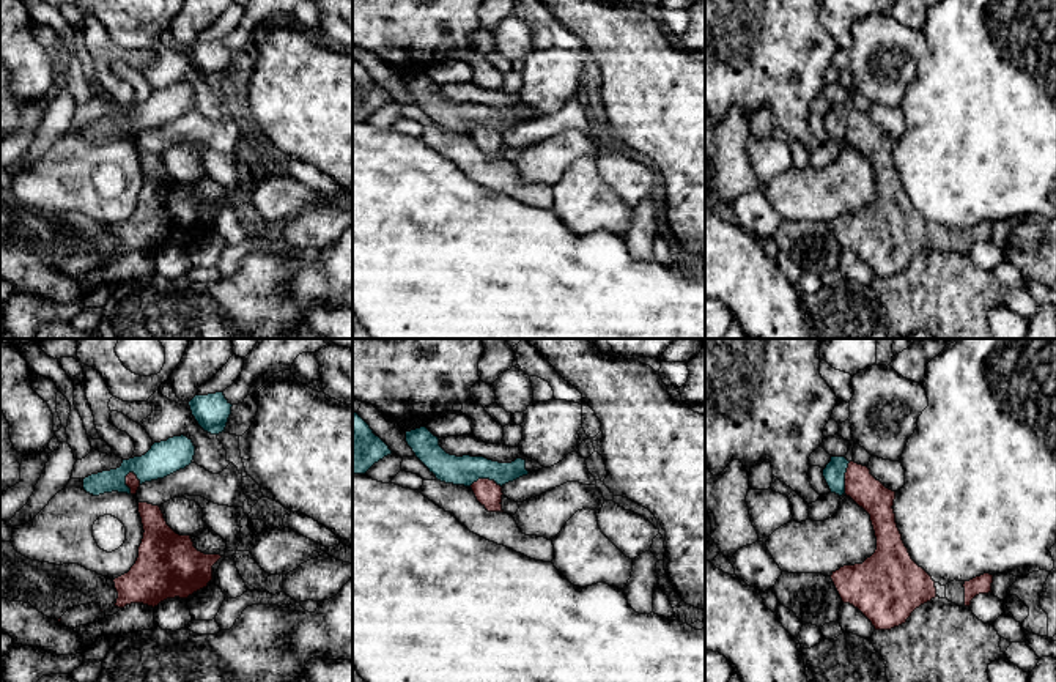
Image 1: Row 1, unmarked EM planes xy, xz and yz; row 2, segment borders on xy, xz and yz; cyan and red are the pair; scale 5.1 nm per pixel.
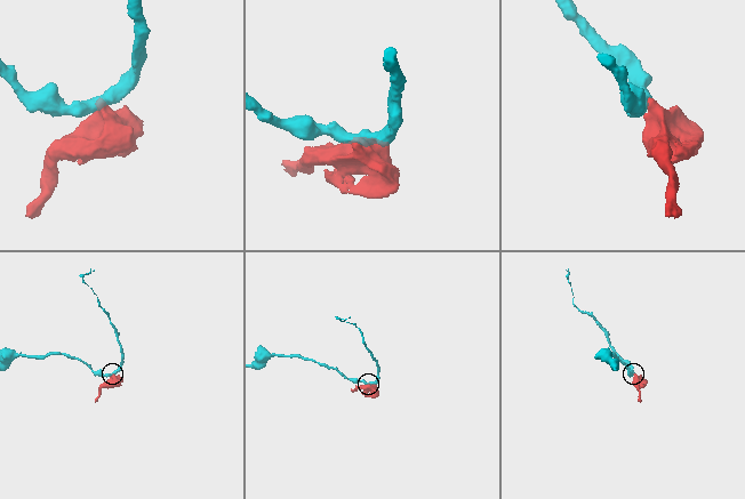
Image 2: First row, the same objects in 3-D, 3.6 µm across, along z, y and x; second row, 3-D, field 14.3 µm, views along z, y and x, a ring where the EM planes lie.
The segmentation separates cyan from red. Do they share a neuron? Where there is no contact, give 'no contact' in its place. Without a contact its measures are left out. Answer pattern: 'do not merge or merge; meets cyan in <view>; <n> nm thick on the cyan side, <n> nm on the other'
do not merge; meets cyan in xy; 170 nm thick on the cyan side, 70 nm on the other

